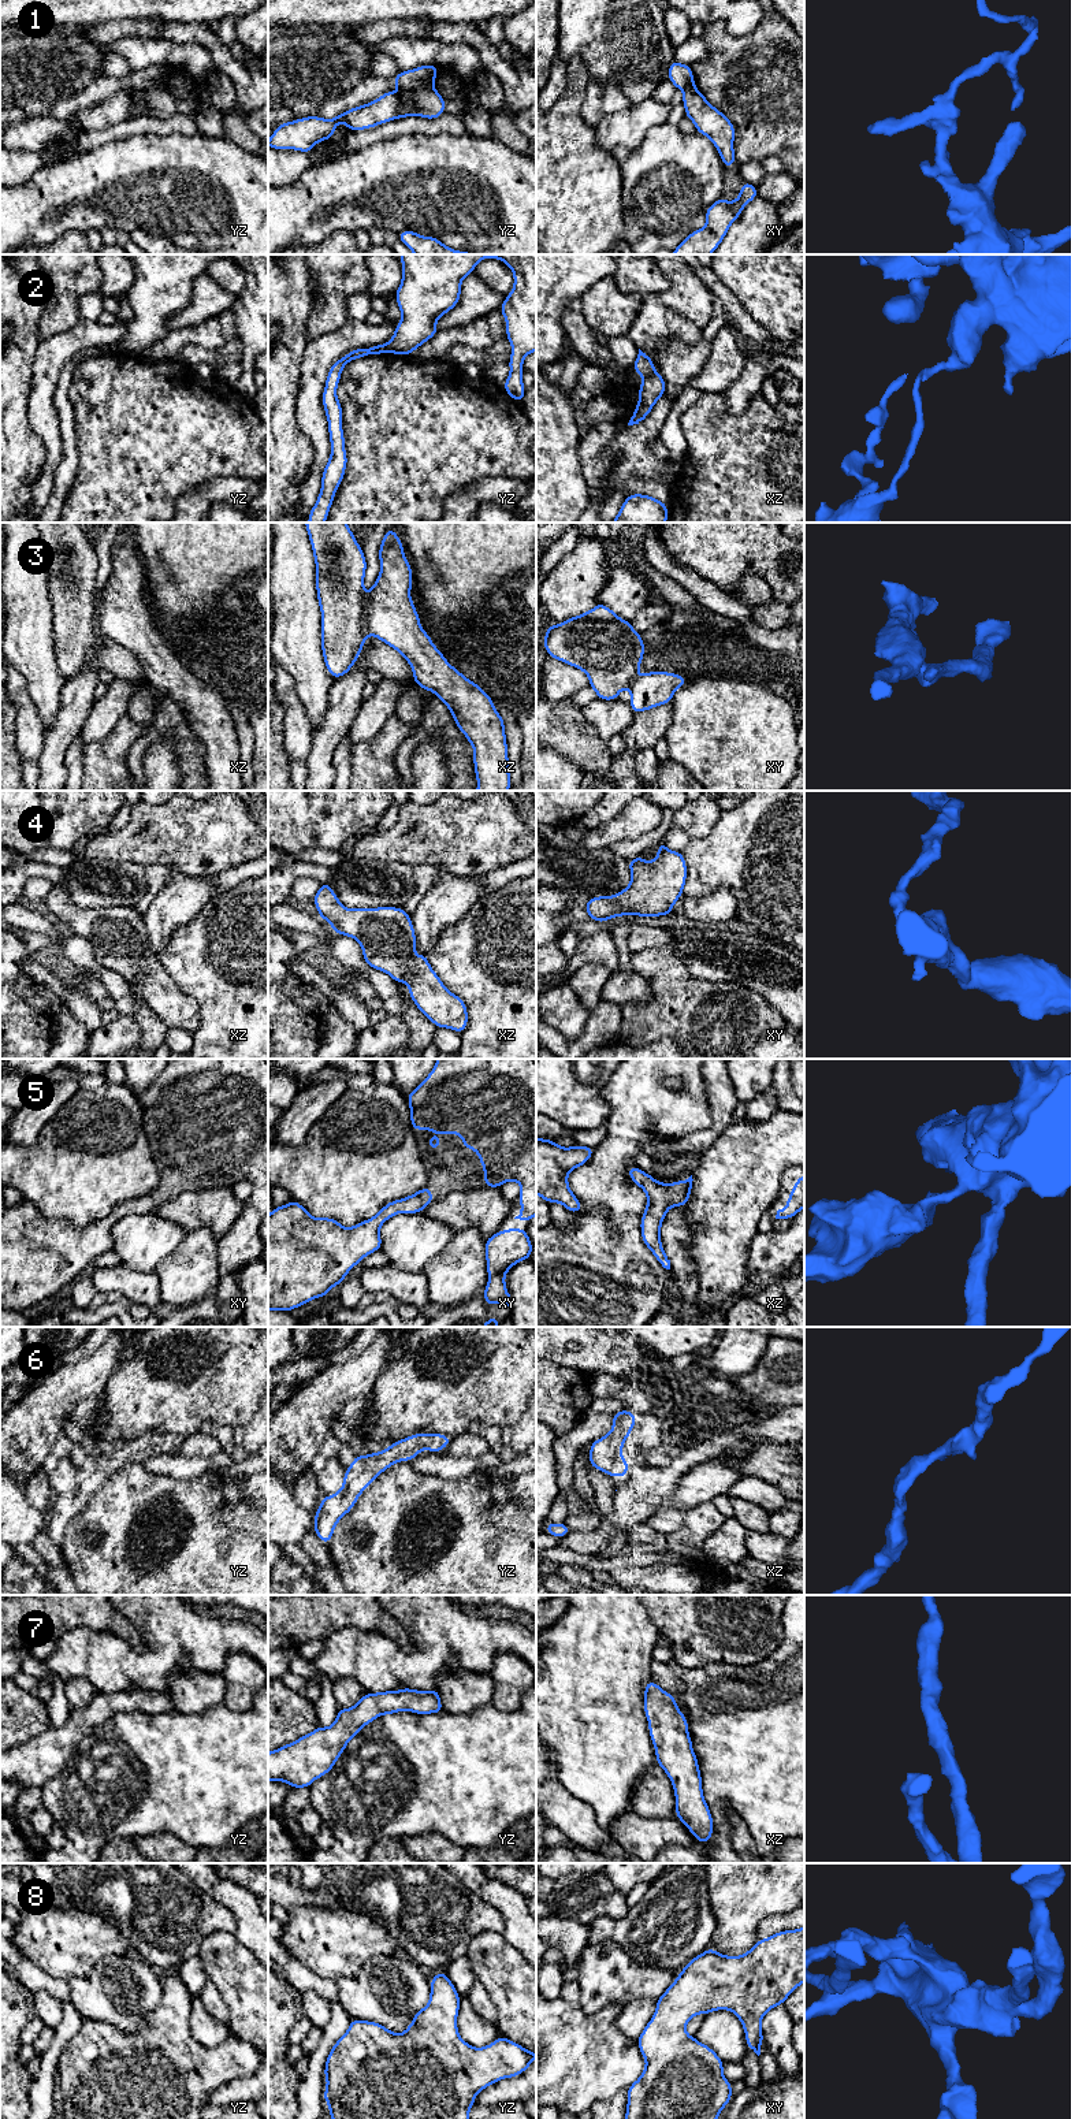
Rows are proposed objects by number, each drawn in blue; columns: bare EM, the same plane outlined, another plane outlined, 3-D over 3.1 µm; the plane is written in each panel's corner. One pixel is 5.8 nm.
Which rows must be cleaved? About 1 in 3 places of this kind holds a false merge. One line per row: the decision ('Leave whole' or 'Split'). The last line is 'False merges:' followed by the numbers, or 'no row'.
1: Split
2: Split
3: Split
4: Leave whole
5: Leave whole
6: Leave whole
7: Leave whole
8: Leave whole
False merges: 1, 2, 3

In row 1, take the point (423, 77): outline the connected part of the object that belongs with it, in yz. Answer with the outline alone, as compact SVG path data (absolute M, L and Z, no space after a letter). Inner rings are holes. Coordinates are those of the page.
M434 64L420 66L414 70L401 71L393 78L397 88L425 89L432 88L439 70Z

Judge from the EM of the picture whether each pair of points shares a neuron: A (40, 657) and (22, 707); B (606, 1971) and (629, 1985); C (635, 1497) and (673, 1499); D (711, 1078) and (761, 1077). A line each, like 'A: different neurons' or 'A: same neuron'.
A: different neurons
B: same neuron
C: different neurons
D: different neurons

